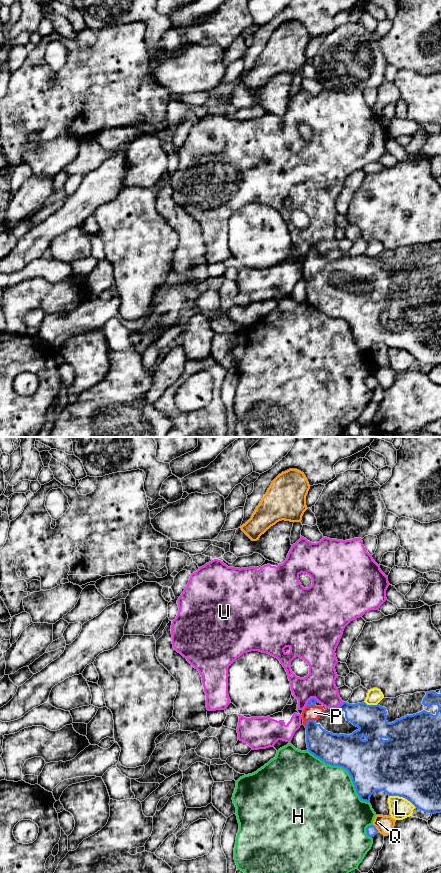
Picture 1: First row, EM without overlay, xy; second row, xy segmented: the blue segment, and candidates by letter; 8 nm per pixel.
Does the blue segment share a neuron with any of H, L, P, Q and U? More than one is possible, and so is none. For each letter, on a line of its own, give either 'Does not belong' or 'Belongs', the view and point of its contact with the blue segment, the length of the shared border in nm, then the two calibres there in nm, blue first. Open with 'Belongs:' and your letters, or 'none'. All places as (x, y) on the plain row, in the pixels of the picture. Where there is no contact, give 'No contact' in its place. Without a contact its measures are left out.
Belongs: P
H: Does not belong. Touches blue at xy (345, 320). Shared border 650 nm. Thickness 420 nm (blue) against 440 nm
L: Does not belong. Touches blue at xy (403, 349). Shared border 240 nm. Thickness 500 nm (blue) against 180 nm
P: Belongs. Touches blue at xy (308, 272). Shared border 110 nm. Thickness 220 nm (blue) against 110 nm
Q: Does not belong. Touches blue at xy (375, 380). Shared border 80 nm. Thickness 90 nm (blue) against 140 nm
U: Does not belong. Touches blue at xy (310, 251). Shared border 120 nm. Thickness 60 nm (blue) against 240 nm

